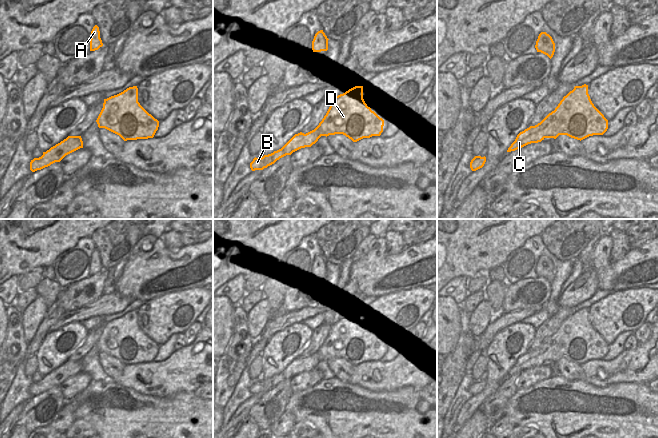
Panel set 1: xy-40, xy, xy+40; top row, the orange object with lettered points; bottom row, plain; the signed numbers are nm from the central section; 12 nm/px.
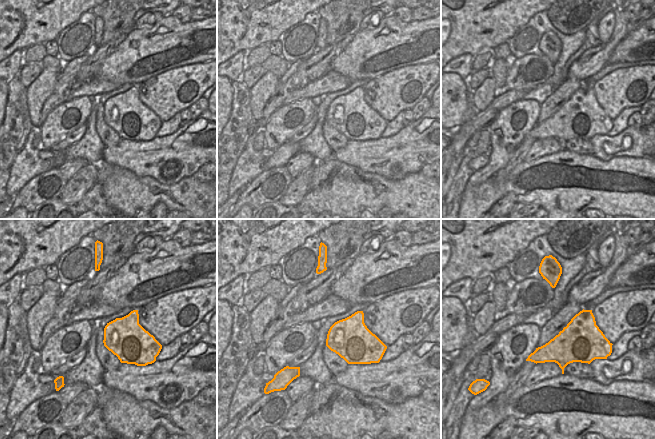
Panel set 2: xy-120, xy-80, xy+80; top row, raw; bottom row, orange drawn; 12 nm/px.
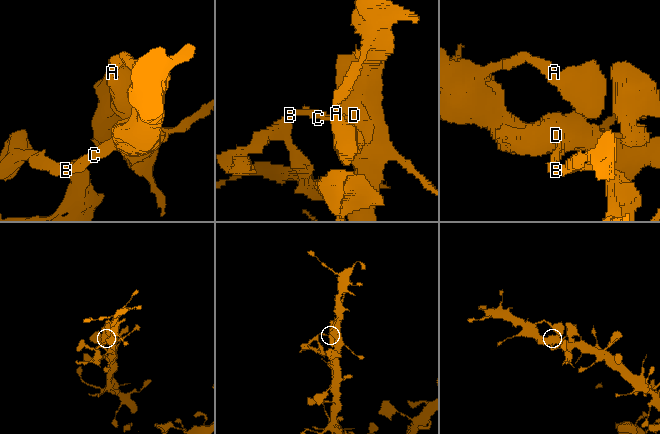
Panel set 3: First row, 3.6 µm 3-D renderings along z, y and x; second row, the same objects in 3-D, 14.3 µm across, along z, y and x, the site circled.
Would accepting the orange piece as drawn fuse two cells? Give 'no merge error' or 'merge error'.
merge error

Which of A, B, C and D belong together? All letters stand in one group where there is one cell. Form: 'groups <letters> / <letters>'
groups A D / B C

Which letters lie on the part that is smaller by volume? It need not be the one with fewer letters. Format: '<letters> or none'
B, C

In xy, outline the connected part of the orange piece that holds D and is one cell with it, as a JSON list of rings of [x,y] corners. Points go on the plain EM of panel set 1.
[[[355,310],[331,323],[331,329],[312,355],[305,358],[315,368],[321,360],[343,358],[353,366],[383,356],[384,344],[363,323],[363,310]]]

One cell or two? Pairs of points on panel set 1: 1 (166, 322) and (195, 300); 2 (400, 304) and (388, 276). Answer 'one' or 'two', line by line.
1: one
2: two

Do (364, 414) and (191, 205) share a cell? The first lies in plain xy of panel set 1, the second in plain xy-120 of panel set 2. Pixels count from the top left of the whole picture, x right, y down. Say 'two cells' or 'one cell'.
one cell

